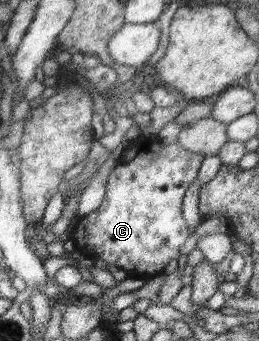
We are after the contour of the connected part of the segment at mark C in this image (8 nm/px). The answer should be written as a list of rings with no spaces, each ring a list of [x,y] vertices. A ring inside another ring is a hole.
[[[141,137],[137,146],[125,148],[117,165],[111,170],[101,205],[94,212],[74,221],[71,231],[74,233],[72,241],[75,246],[84,247],[84,252],[94,254],[96,259],[103,260],[108,265],[112,264],[128,271],[130,277],[147,280],[154,278],[154,274],[160,276],[170,260],[174,260],[176,256],[180,257],[180,246],[188,240],[188,224],[182,218],[180,206],[190,186],[188,182],[192,182],[200,172],[202,159],[203,155],[184,150],[178,142],[152,142],[146,152]]]

